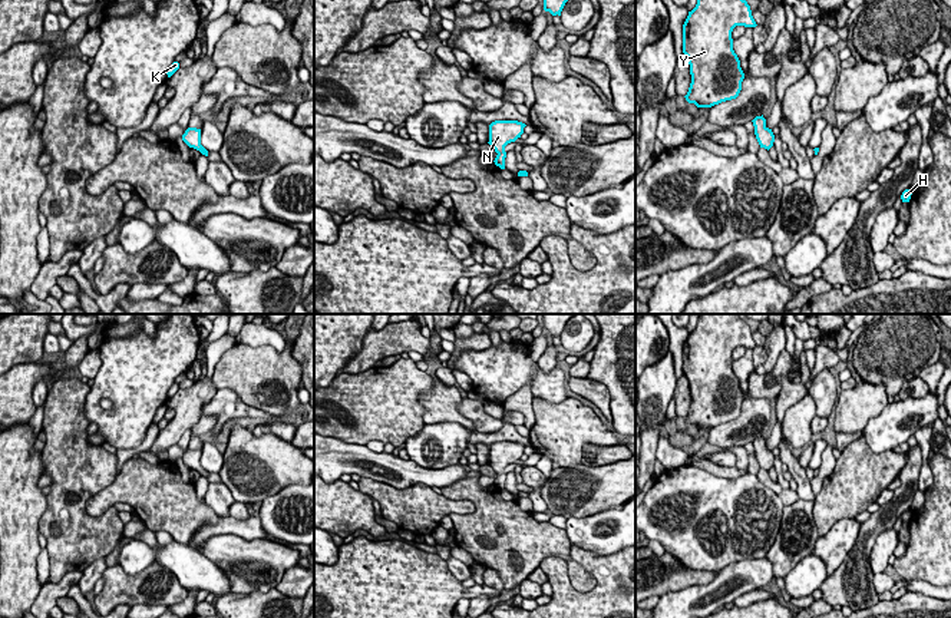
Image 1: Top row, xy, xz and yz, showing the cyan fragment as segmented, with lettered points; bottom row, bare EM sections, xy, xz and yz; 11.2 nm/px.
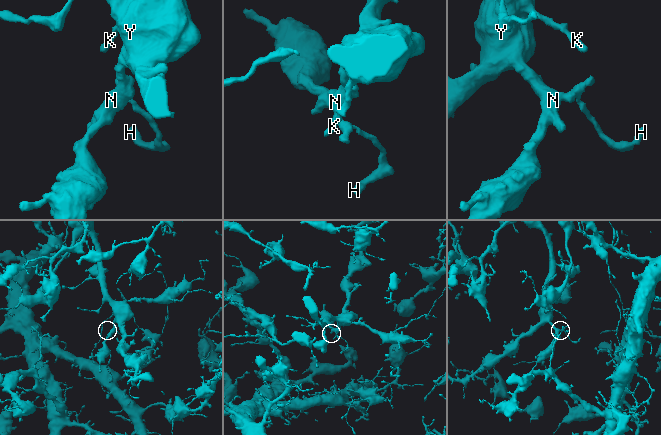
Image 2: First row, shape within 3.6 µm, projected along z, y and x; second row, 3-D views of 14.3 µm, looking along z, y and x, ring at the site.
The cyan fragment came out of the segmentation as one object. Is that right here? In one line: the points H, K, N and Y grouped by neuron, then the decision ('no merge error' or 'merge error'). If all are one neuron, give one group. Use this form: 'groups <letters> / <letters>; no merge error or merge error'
groups H / K N Y; merge error

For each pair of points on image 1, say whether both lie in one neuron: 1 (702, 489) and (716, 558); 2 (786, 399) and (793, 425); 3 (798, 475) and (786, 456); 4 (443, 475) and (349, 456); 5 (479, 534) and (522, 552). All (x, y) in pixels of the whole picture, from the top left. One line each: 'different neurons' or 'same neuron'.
1: same neuron
2: different neurons
3: same neuron
4: same neuron
5: same neuron

